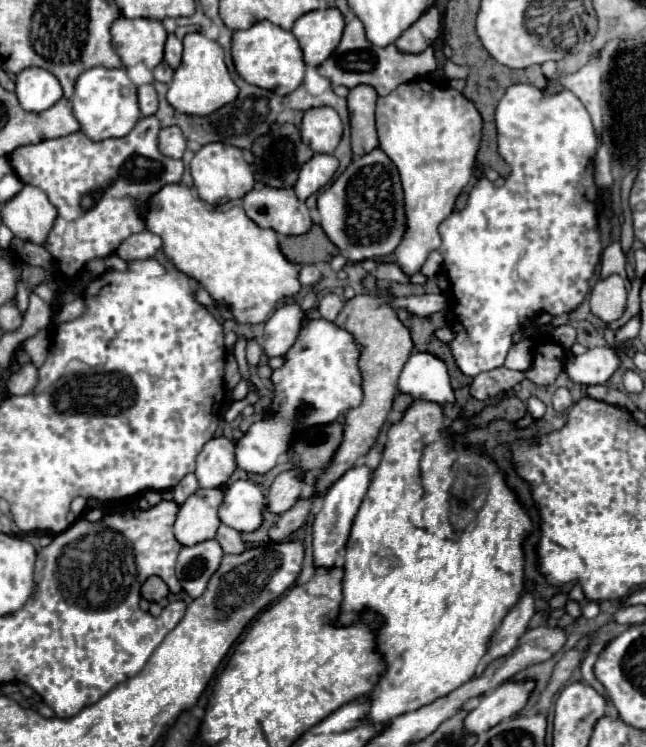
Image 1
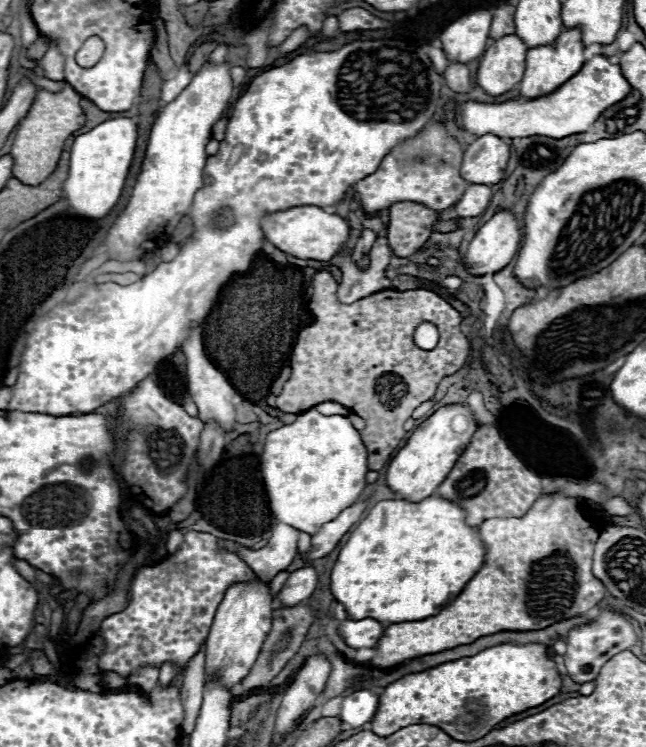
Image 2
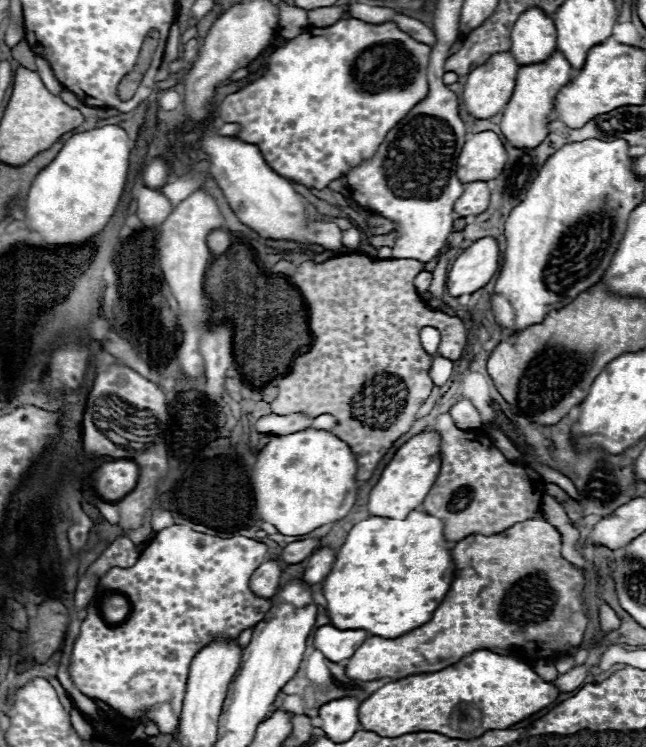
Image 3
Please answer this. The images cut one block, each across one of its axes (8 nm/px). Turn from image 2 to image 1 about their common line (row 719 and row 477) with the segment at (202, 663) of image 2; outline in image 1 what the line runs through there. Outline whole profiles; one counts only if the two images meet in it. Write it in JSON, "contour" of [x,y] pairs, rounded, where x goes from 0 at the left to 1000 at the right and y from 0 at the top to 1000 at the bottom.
{"contour":[[[288,635],[279,648],[266,656],[266,667],[272,675],[282,675],[291,664],[297,664],[307,656],[307,640],[300,635]]]}

